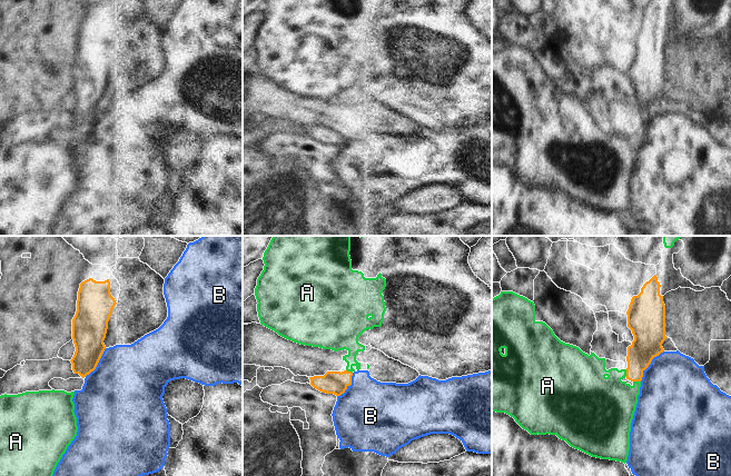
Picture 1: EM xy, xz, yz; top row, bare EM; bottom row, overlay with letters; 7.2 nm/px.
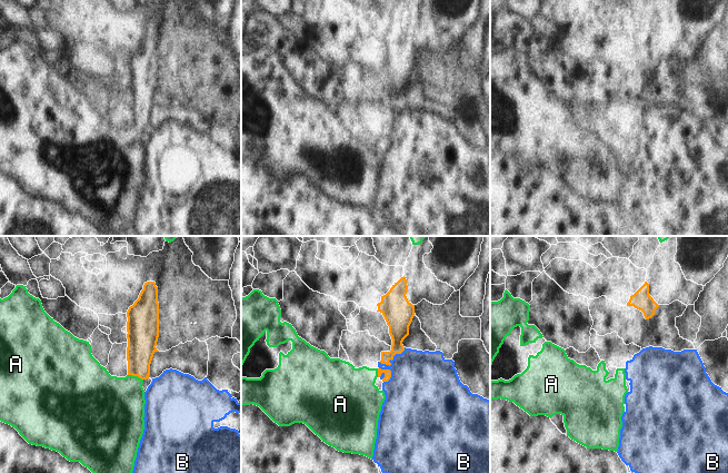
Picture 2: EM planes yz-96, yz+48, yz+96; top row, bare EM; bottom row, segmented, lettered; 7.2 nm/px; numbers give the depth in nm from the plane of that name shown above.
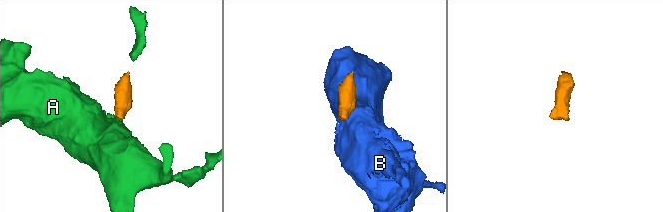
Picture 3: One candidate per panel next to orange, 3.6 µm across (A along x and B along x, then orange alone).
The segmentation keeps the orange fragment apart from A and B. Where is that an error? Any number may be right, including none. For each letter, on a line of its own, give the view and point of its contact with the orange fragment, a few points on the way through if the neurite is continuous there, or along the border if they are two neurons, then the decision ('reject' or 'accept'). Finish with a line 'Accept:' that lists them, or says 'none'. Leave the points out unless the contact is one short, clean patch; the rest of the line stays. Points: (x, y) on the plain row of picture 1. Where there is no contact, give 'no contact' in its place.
A: contact yz (626, 124); way yz (646, 96), (638, 112), (626, 124), (612, 135), (608, 152); accept
B: contact yz (649, 115); border yz (663, 101), (652, 110), (640, 131); reject
Accept: A

